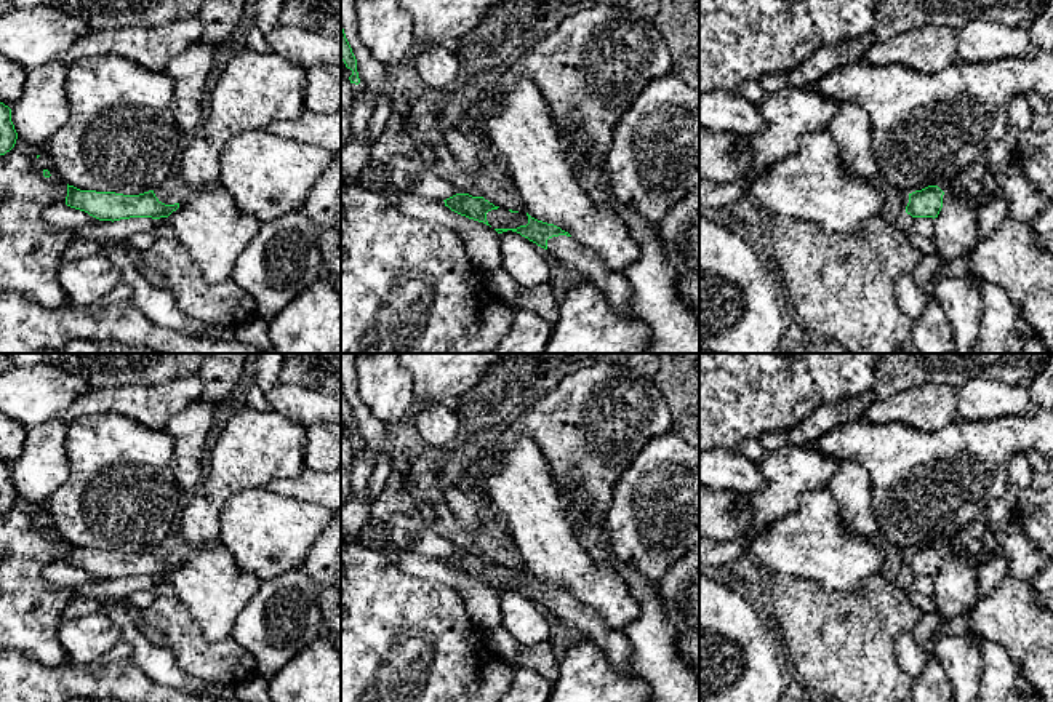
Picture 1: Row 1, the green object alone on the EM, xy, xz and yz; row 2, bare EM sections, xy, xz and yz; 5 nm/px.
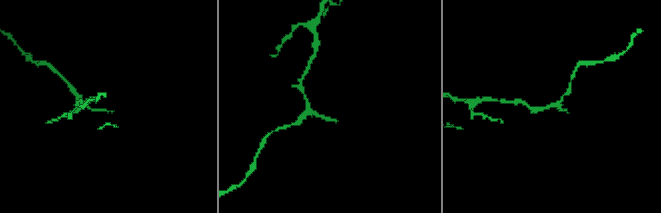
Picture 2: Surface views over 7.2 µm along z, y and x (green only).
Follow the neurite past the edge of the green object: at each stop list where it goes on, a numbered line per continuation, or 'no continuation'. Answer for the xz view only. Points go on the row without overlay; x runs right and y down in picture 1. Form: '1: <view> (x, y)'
1: xz (613, 643)

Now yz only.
no continuation

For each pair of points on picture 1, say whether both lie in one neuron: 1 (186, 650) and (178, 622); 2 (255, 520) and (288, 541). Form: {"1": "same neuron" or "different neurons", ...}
{"1": "same neuron", "2": "same neuron"}

